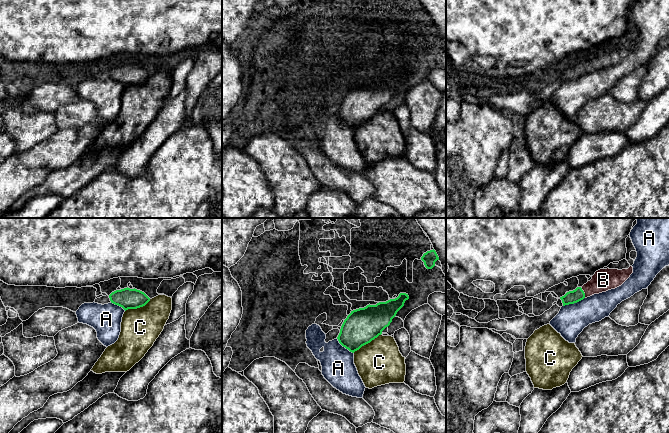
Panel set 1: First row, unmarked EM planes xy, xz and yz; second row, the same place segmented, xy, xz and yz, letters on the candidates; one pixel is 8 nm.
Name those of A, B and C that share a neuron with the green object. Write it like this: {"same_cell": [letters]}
{"same_cell": ["B"]}

